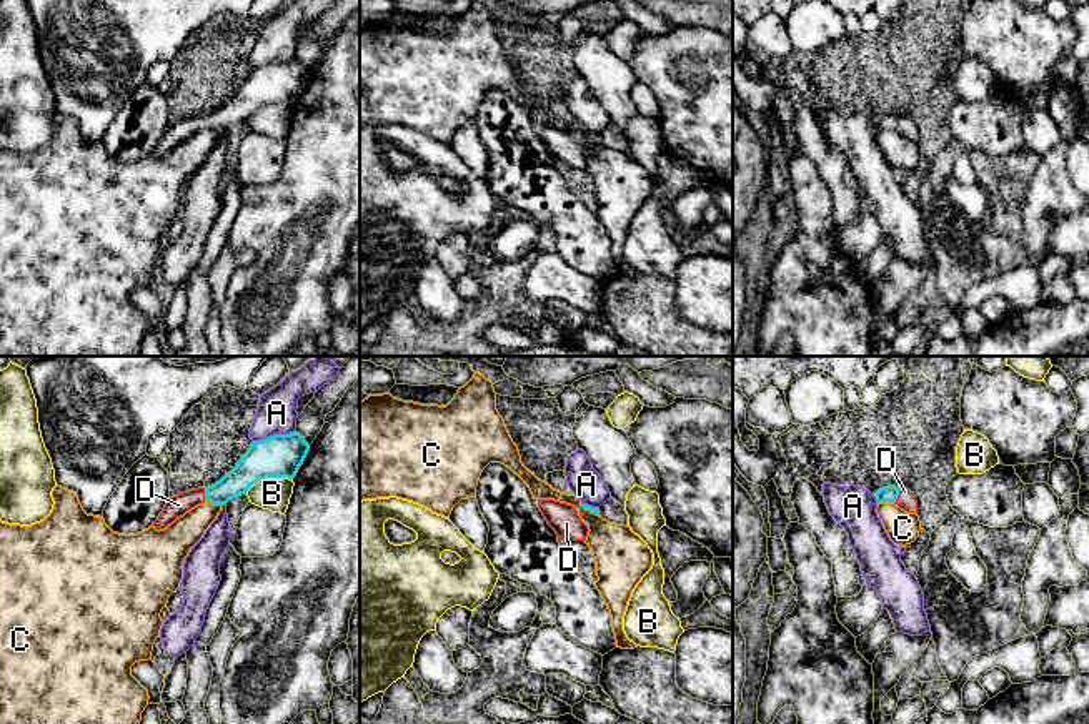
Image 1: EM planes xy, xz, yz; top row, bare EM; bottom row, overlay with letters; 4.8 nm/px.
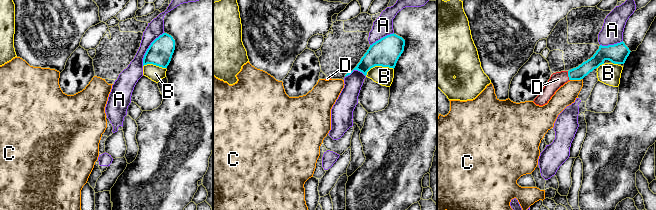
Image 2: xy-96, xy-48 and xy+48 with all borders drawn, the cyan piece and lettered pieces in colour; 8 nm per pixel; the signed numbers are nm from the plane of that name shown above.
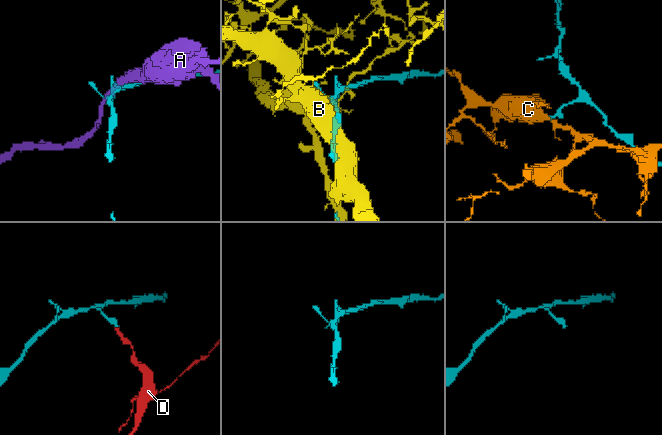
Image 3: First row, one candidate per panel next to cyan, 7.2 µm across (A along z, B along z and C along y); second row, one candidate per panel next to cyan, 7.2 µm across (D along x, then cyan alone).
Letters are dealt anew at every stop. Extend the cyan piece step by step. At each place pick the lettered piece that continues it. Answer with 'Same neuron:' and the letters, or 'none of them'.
Same neuron: D

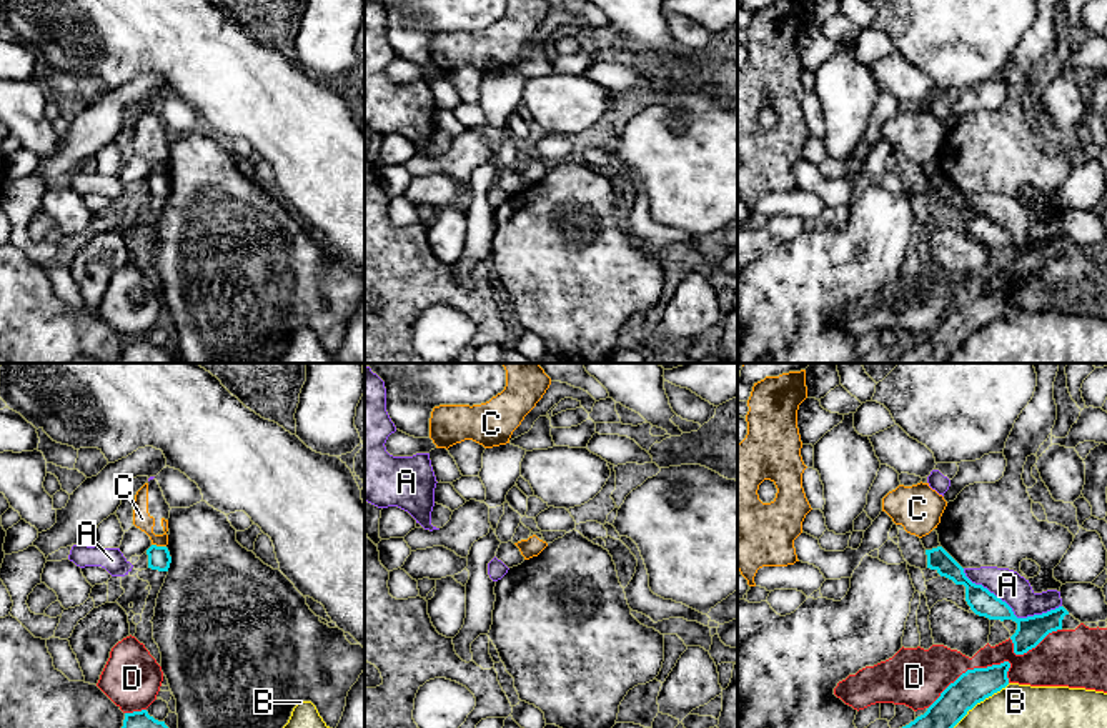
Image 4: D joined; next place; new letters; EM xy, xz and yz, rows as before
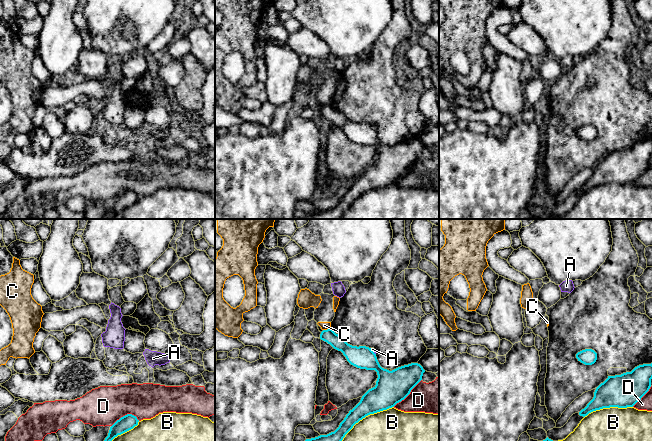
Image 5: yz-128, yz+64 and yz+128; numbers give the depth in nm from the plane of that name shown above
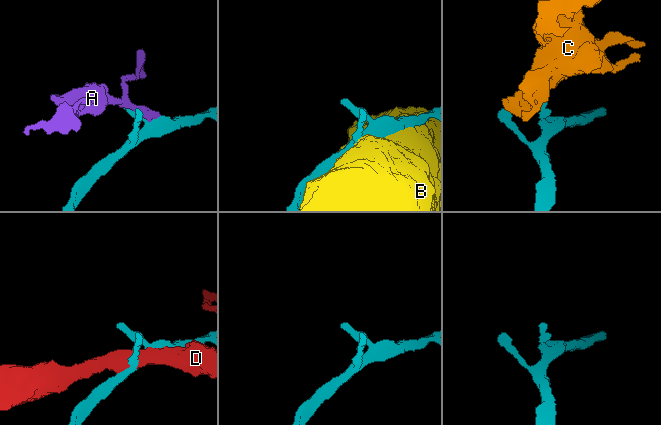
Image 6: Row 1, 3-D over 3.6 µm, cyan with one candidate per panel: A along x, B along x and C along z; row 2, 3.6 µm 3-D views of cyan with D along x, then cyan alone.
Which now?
Same neuron: none of them

